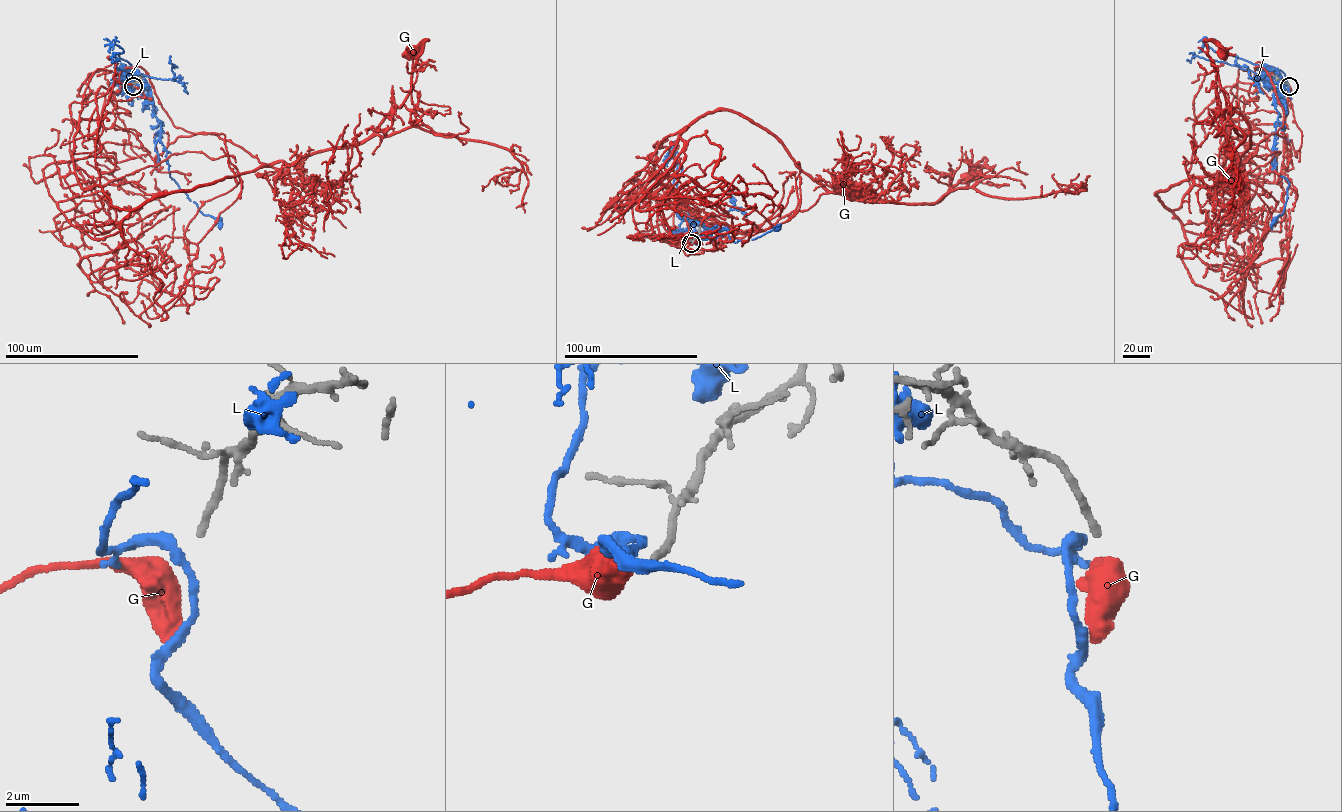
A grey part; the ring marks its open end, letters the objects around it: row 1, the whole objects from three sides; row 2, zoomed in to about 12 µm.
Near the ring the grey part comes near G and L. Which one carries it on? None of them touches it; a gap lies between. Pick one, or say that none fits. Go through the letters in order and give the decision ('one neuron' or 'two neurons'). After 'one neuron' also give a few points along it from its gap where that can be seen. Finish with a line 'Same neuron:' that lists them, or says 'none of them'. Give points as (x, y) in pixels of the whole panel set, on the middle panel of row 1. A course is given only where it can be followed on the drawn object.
G: two neurons
L: two neurons
Same neuron: none of them

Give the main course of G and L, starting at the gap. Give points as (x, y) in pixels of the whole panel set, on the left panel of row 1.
G: (132, 87), (79, 119), (72, 158), (125, 210), (360, 144), (427, 40), (412, 53)
L: (132, 86), (139, 77), (150, 88), (170, 176), (203, 214), (218, 219)

